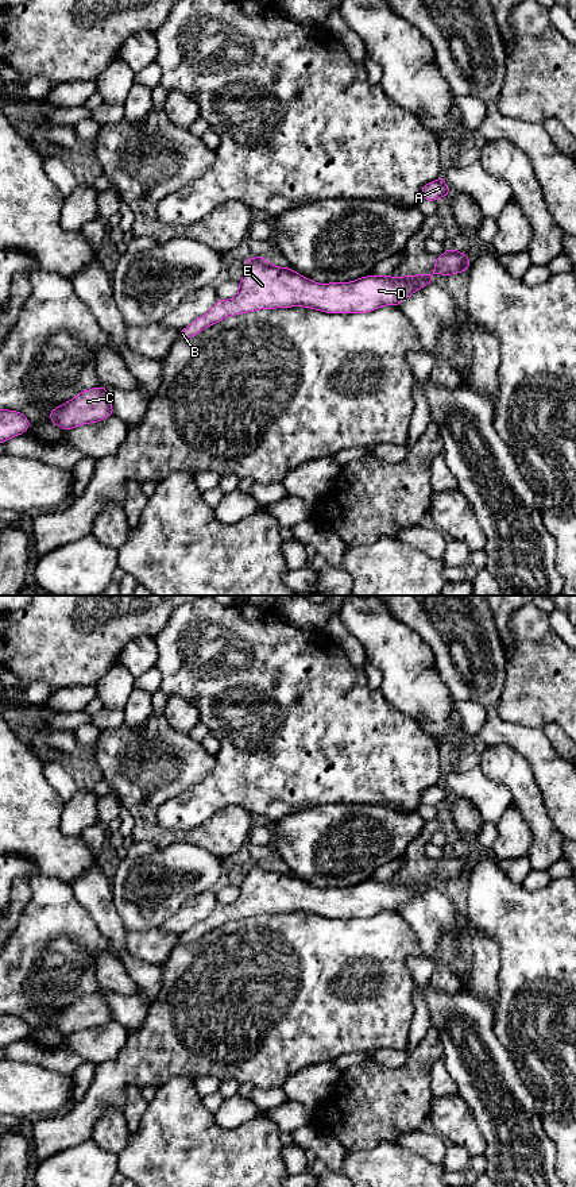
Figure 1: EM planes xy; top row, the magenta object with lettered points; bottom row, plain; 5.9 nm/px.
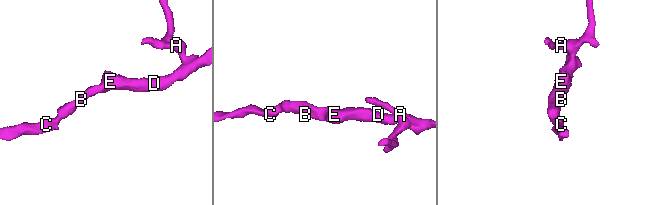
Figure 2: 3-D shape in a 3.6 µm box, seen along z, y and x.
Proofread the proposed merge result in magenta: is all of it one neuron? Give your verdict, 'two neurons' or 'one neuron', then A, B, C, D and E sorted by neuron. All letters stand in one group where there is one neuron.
one neuron; groups A B C D E

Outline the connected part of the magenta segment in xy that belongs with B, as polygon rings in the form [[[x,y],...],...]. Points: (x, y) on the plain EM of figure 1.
[[[448,852],[436,863],[430,879],[366,880],[351,887],[318,889],[290,872],[278,872],[263,862],[248,862],[236,901],[217,905],[209,917],[181,934],[178,944],[192,943],[225,922],[258,914],[305,912],[326,918],[368,918],[384,910],[398,912],[420,893],[433,887],[433,879],[449,882],[468,876],[471,866],[465,858]]]

